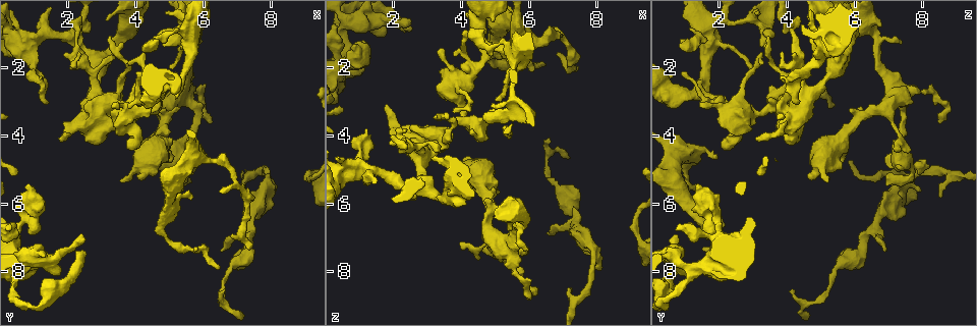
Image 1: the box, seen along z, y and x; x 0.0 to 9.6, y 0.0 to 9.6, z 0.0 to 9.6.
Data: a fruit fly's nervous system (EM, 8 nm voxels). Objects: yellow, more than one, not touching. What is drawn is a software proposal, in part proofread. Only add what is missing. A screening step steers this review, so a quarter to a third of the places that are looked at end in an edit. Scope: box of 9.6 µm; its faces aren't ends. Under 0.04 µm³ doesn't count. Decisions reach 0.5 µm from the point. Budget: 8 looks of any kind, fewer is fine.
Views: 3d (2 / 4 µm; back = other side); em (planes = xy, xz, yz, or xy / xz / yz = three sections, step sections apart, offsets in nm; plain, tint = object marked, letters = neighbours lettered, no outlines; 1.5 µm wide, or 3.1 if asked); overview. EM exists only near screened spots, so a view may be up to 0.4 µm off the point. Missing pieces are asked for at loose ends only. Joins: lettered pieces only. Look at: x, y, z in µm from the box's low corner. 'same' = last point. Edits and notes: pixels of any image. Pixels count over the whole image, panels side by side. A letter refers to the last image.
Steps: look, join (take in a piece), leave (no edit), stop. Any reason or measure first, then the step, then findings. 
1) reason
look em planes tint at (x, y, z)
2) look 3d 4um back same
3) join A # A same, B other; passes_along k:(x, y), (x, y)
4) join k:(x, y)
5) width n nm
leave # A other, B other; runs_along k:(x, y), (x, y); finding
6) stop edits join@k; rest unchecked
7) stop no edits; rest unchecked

an open end
look 3d 4um at (6.85, 6.90, 1.55)

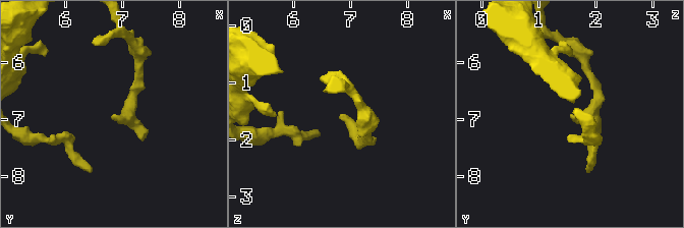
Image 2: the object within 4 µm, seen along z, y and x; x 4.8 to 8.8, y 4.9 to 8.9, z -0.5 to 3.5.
look em xy step 4 tint at (6.85, 6.95, 1.55)

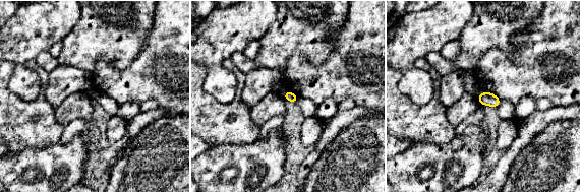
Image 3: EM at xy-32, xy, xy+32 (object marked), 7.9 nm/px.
look em planes letters same

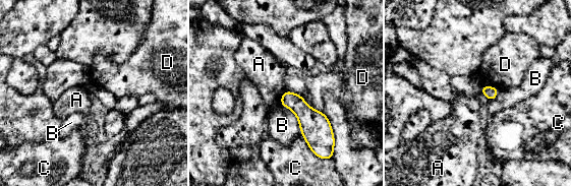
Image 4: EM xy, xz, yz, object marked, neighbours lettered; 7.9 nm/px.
leave # A other, B other, C other, D other; border 4:(285, 91), (279, 100); no lettered piece goes on from it

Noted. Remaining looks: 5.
free end
look 3d 4um at (6.50, 7.35, 6.85)

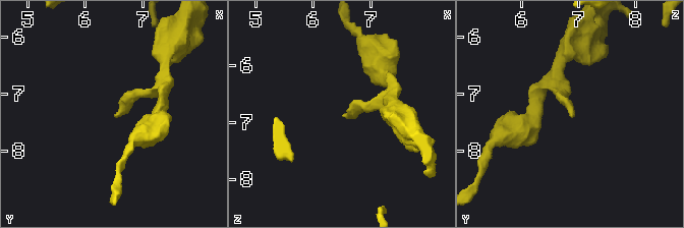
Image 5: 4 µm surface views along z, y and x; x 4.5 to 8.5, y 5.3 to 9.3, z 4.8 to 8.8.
shape alone is not enough
look em planes letters at (6.60, 7.45, 6.90)

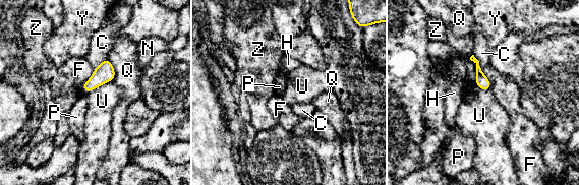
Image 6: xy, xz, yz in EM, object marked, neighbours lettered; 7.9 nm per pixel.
leave # C other, F other, H other, N other, P other, Q other, U other, Y other, Z other; border 6:(113, 79), (98, 85), (87, 94); none of them fits

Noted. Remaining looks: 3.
free end
look 3d 4um at (6.55, 8.50, 4.15)

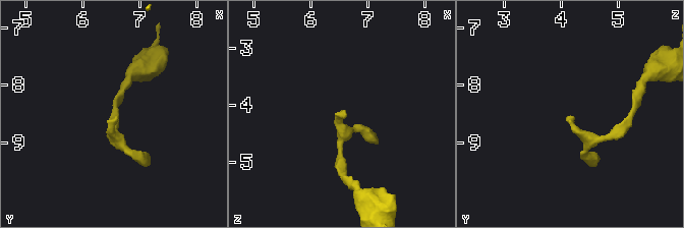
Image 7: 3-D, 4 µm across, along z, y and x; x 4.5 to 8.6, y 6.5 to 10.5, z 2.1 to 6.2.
look em xz step 4 letters at (6.55, 8.55, 4.15)

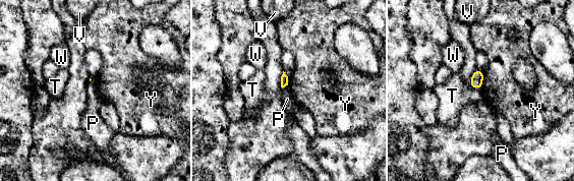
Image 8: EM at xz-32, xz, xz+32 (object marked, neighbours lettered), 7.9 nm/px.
another direction
look em planes letters same

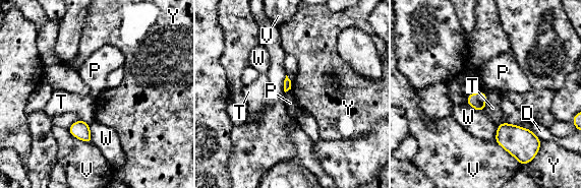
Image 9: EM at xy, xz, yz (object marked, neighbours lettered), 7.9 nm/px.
leave # D other, P other, T other, V other, W other, Y other; none of them fits

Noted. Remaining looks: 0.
stop no edits; rest unchecked

